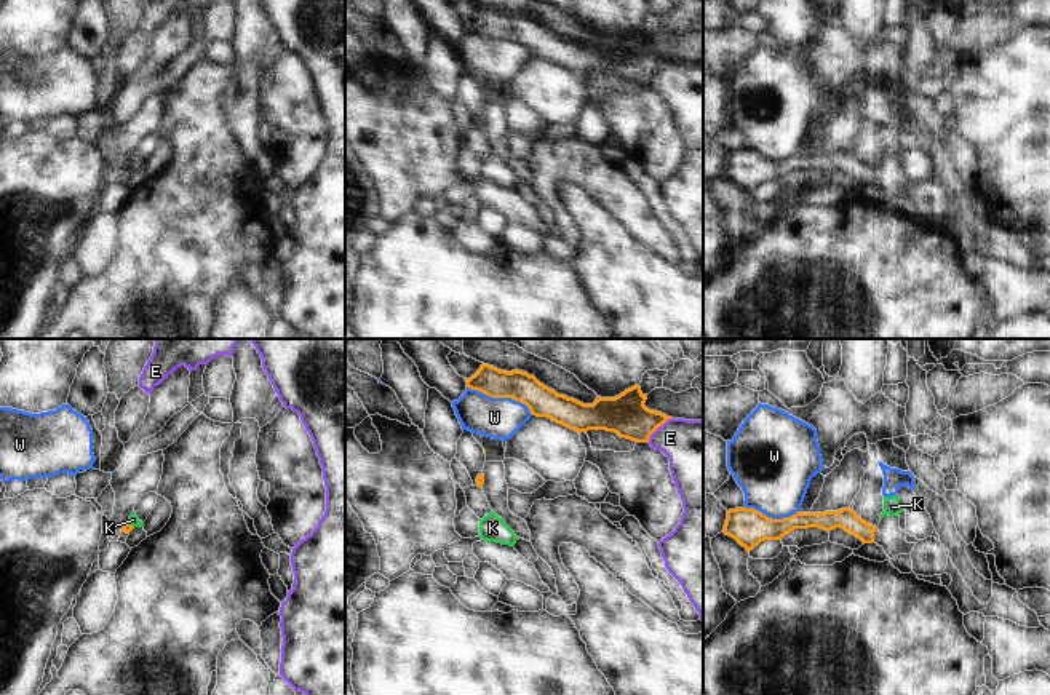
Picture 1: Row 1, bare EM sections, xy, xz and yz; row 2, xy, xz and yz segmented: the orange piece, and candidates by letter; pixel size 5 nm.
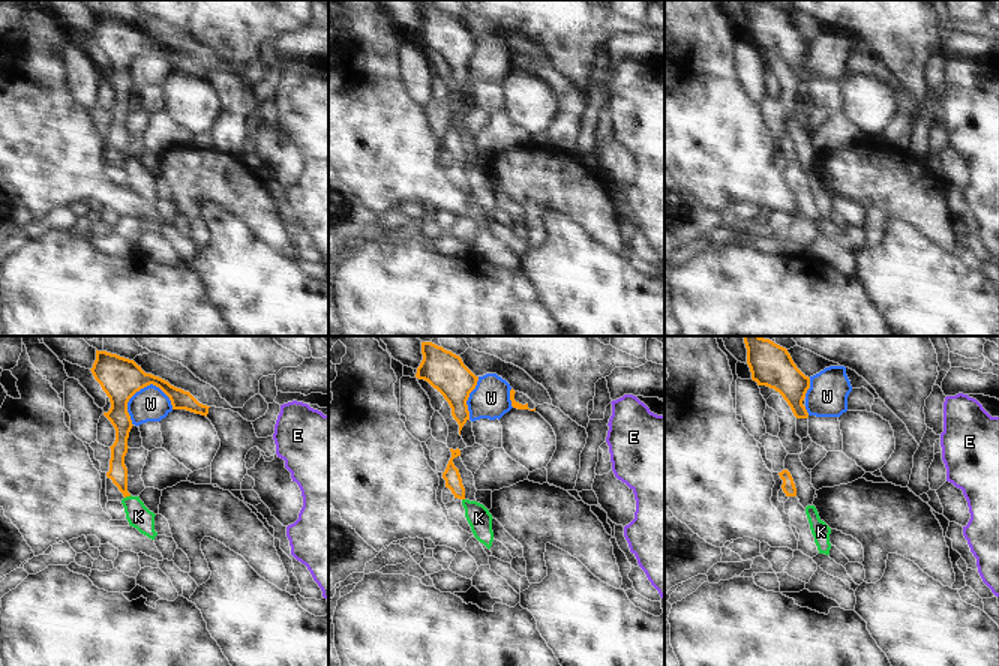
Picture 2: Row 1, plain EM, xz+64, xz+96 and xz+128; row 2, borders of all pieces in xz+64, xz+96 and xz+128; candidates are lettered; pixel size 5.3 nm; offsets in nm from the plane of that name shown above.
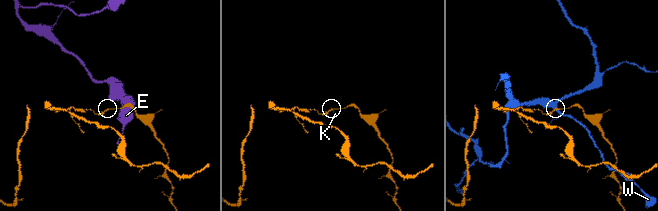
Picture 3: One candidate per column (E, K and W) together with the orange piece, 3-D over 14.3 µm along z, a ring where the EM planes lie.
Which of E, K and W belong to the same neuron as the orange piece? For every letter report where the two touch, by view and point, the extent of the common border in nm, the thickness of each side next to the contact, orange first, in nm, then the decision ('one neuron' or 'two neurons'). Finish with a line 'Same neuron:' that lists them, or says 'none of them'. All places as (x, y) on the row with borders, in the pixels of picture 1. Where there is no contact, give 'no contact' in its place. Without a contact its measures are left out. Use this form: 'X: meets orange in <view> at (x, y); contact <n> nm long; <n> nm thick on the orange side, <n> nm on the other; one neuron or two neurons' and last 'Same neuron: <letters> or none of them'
E: meets orange in xz at (657, 427); contact 180 nm long; 200 nm thick on the orange side, 320 nm on the other; two neurons
K: meets orange in xy at (130, 524); contact 50 nm long; 50 nm thick on the orange side, 50 nm on the other; two neurons
W: meets orange in xz at (501, 397); contact 360 nm long; 160 nm thick on the orange side, 200 nm on the other; two neurons
Same neuron: none of them

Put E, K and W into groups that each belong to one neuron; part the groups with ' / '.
E / K W

